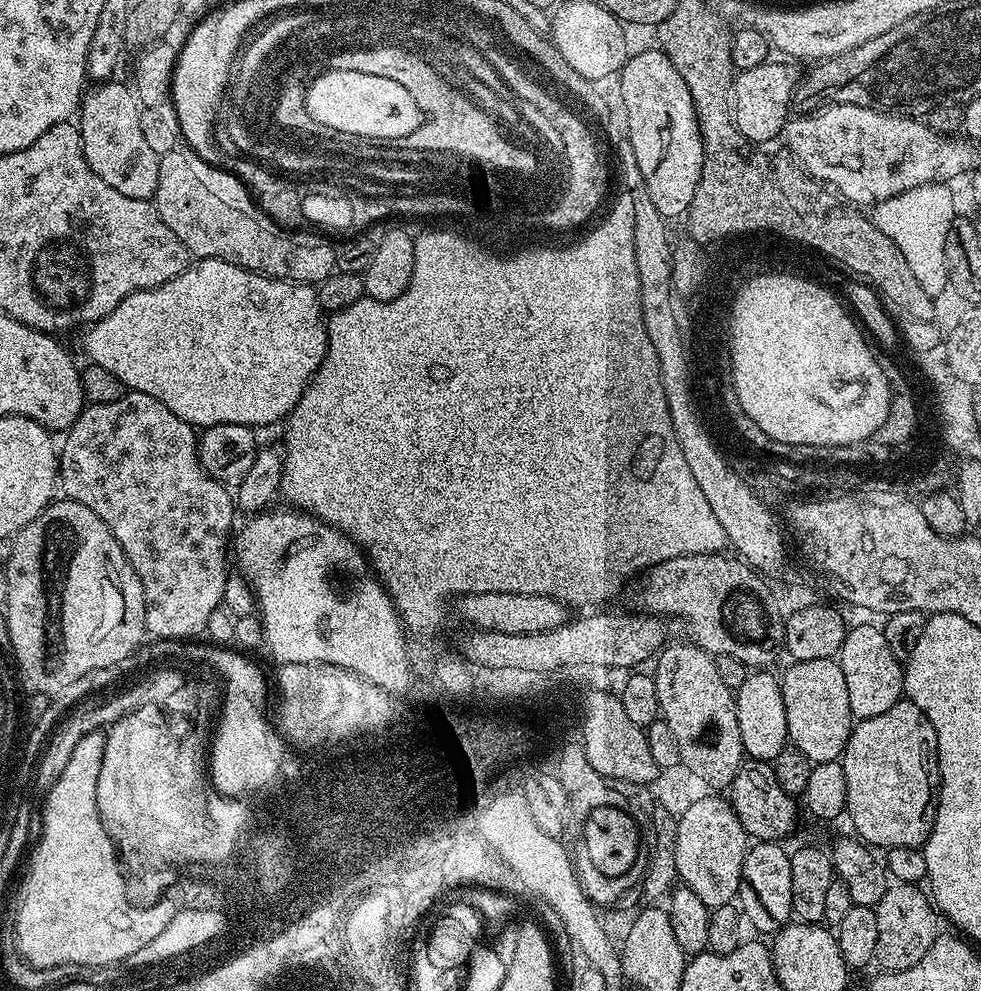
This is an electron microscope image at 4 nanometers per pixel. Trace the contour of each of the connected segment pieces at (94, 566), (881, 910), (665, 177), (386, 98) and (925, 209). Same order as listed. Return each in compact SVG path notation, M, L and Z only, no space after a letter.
M53 499L38 518L16 533L11 544L8 561L3 565L8 587L10 652L18 672L28 672L36 688L64 688L80 672L112 664L112 660L129 659L131 652L145 643L148 605L144 603L142 582L124 556L122 546L118 546L114 534L110 534L106 522L94 510L86 510L76 500Z
M893 883L886 890L886 894L882 894L882 902L878 902L875 909L878 918L875 963L881 964L885 973L905 972L910 966L922 962L926 950L930 950L930 946L934 946L934 942L941 939L941 913L923 887Z
M637 51L626 65L624 99L631 117L642 188L648 191L647 203L664 216L683 217L704 165L704 140L700 136L700 123L690 90L665 52Z
M337 67L335 70L322 71L308 86L304 99L309 115L323 126L336 124L336 128L348 128L348 132L368 132L368 136L404 136L404 132L412 134L416 128L416 104L408 100L408 91L401 86L396 88L396 82L375 74L357 72L352 67Z
M943 183L924 184L921 188L906 190L875 205L873 212L876 213L871 213L870 216L879 232L886 234L886 238L890 238L890 242L894 242L898 250L902 250L914 278L918 278L922 290L926 290L926 294L933 298L939 297L950 284L950 262L946 258L946 242L958 209L948 188L951 187Z

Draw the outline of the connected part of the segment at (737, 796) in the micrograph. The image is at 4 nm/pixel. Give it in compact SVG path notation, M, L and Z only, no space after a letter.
M745 759L738 774L734 774L730 785L730 803L738 822L748 831L749 837L756 842L780 842L796 828L797 797L786 794L778 783L771 763L767 760Z

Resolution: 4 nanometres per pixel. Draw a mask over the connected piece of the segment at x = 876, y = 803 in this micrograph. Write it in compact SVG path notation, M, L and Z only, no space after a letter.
M902 698L878 718L859 721L846 742L842 763L846 770L846 816L856 827L855 835L880 850L923 849L934 830L940 797L938 746L926 714Z

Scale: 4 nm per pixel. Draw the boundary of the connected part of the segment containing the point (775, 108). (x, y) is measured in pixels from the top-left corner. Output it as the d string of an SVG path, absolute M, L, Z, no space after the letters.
M767 60L756 67L741 69L733 81L733 114L735 124L743 137L757 146L762 146L781 135L787 127L792 110L794 93L802 79L802 71L797 63L790 60L774 62Z

